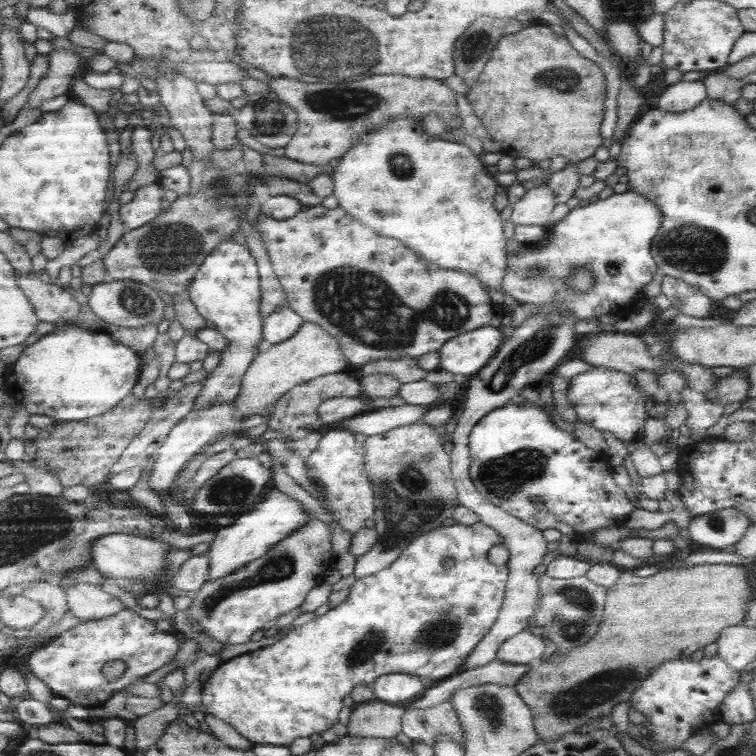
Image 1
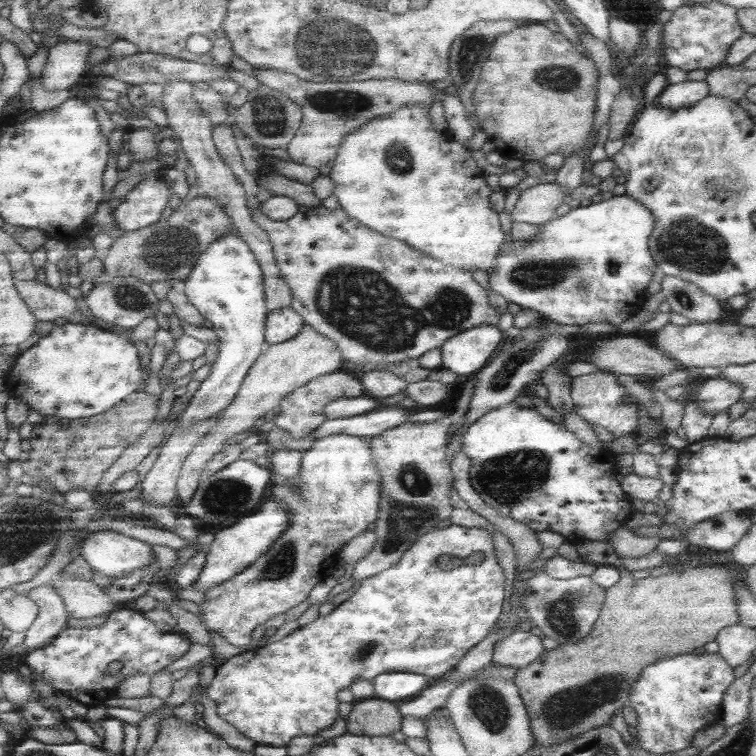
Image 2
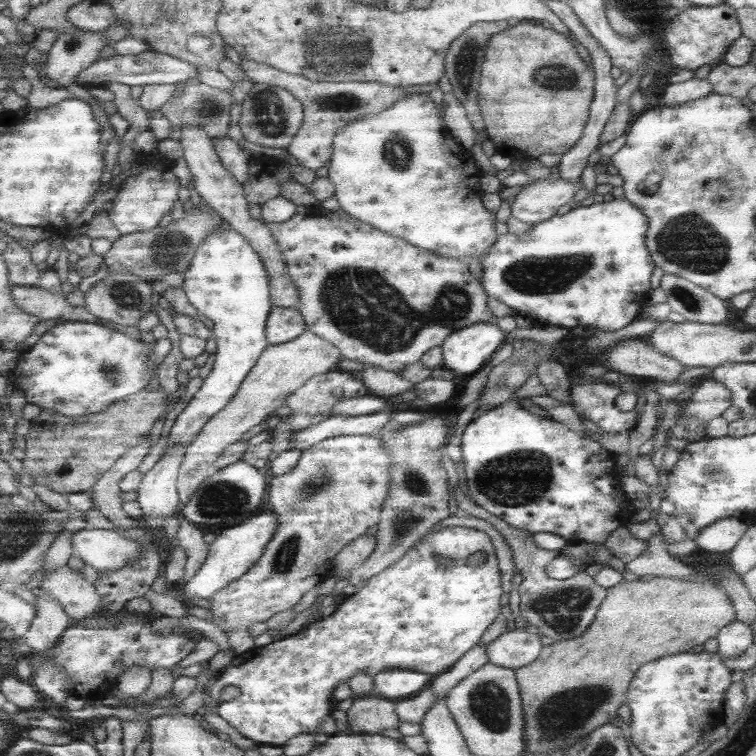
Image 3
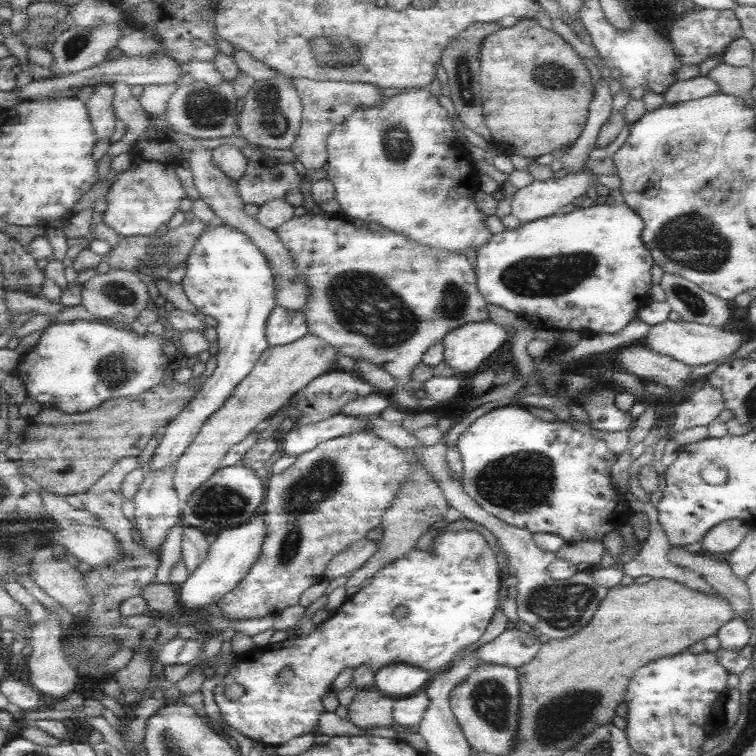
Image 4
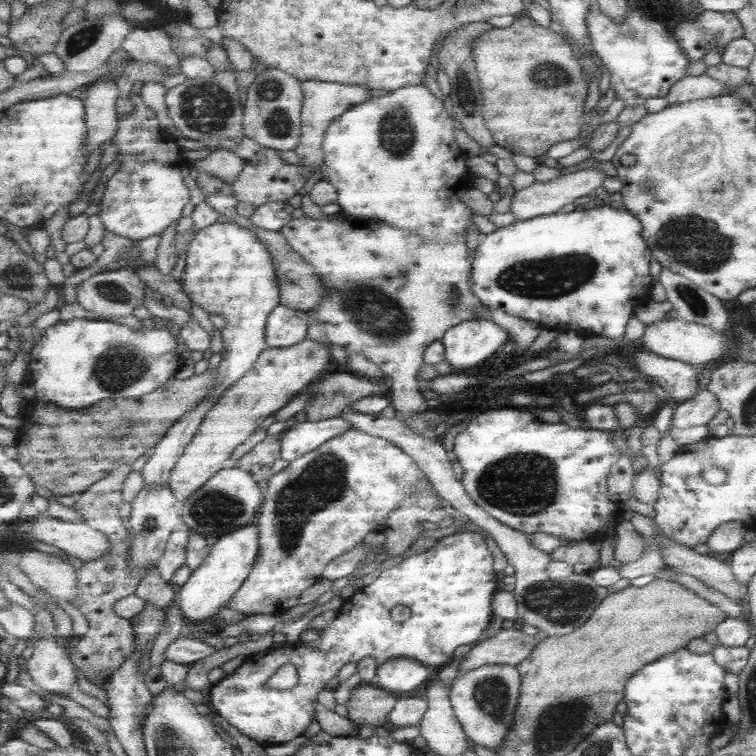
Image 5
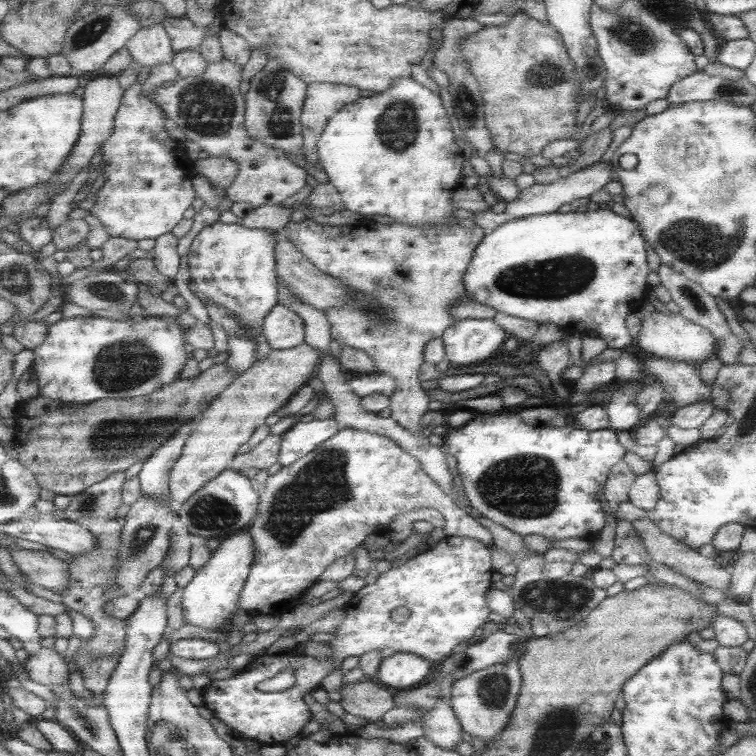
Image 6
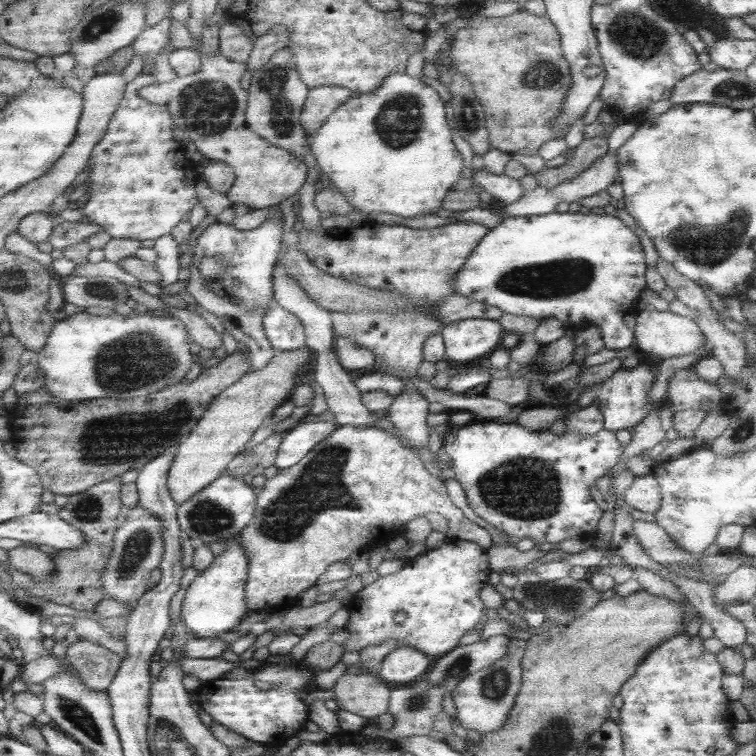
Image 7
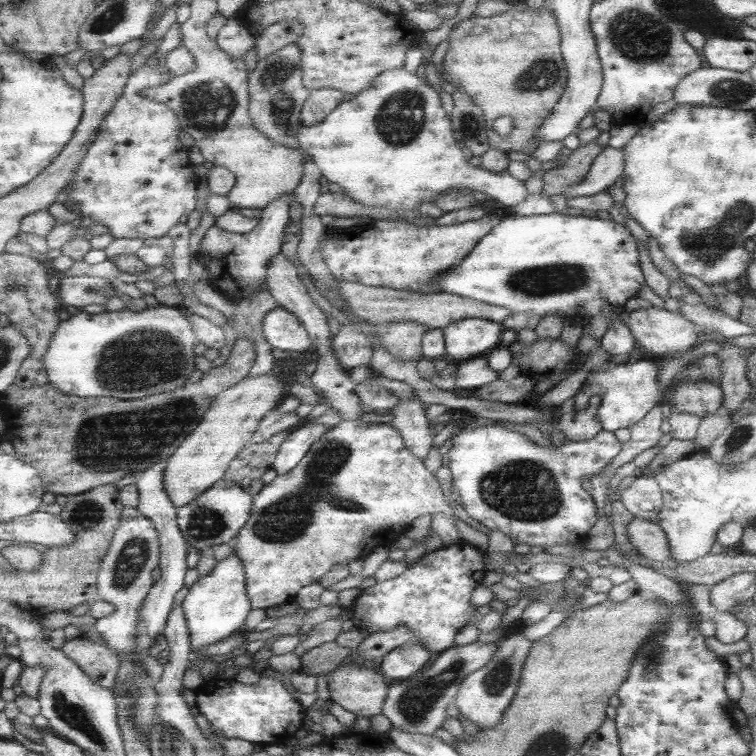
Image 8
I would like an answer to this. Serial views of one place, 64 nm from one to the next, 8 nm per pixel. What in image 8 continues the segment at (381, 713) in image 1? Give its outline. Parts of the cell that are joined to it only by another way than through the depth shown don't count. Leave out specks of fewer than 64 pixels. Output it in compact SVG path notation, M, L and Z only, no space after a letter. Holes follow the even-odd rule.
M353 662L330 671L329 681L327 682L329 699L332 703L349 710L349 712L357 716L363 717L372 717L380 714L383 699L386 697L387 686L387 680L378 671L367 669L364 666L357 667Z

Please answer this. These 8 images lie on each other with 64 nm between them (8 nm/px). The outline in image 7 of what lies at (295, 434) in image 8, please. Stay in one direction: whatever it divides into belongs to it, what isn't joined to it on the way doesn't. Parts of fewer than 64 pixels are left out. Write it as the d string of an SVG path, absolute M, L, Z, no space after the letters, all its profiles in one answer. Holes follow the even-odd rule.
M333 422L296 423L285 433L285 439L274 466L280 470L290 468L295 462L301 460L315 444L331 434L334 428Z

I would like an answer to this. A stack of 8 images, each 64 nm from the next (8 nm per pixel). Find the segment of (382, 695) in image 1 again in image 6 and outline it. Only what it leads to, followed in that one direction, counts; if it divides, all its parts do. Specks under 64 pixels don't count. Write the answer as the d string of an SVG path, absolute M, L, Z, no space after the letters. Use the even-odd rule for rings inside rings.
M393 653L379 663L375 682L386 689L409 690L422 684L431 663L415 654Z

